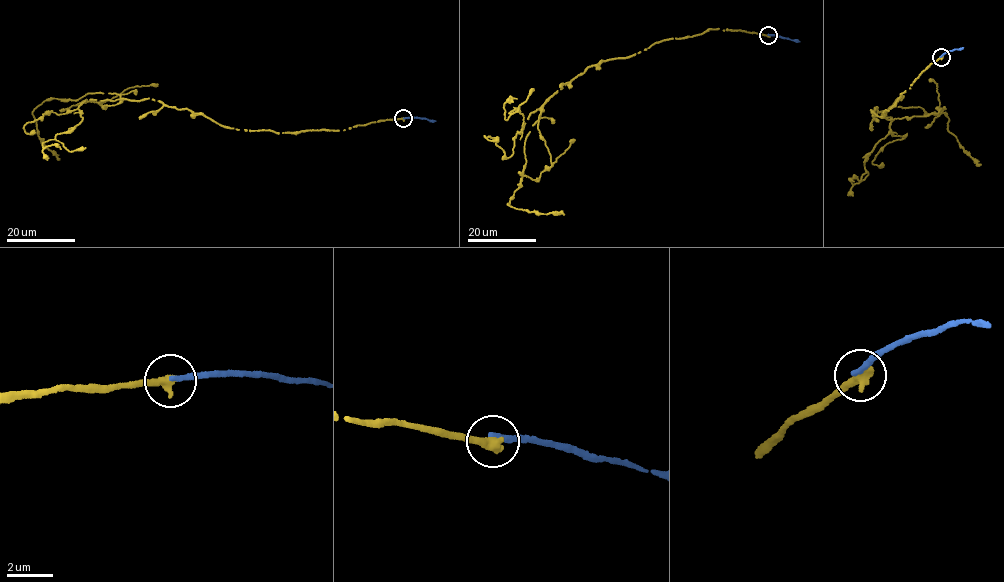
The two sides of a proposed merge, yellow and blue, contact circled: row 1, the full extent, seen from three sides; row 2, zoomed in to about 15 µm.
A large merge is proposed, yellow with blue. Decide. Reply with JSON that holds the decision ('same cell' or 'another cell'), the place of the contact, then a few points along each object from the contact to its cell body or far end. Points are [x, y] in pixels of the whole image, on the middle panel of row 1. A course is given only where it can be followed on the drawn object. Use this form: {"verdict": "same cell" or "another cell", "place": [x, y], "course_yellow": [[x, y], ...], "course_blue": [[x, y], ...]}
{"verdict": "another cell", "place": [768, 35], "course_yellow": [[768, 35], [662, 40], [557, 90], [538, 118], [551, 166], [523, 174], [507, 205], [564, 215]], "course_blue": [[768, 35], [799, 42]]}

